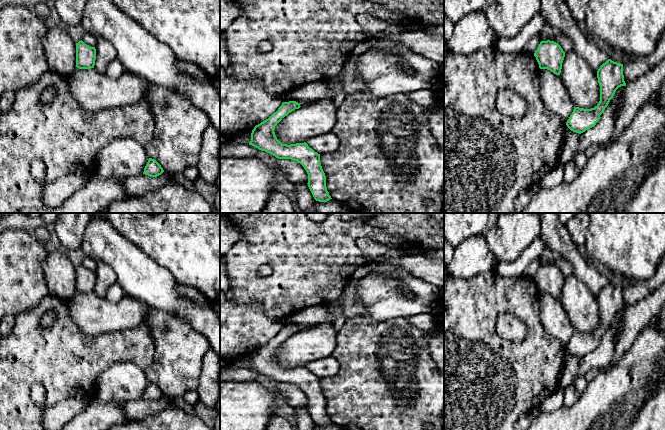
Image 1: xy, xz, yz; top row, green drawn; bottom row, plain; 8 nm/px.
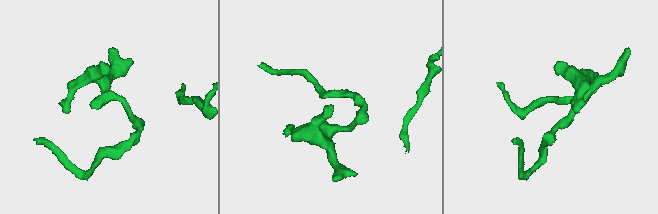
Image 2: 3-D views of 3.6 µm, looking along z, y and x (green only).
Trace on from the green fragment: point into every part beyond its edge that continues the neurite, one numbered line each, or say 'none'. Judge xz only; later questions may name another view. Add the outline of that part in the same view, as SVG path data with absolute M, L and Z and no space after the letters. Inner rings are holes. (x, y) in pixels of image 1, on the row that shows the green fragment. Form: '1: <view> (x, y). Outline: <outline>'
none

